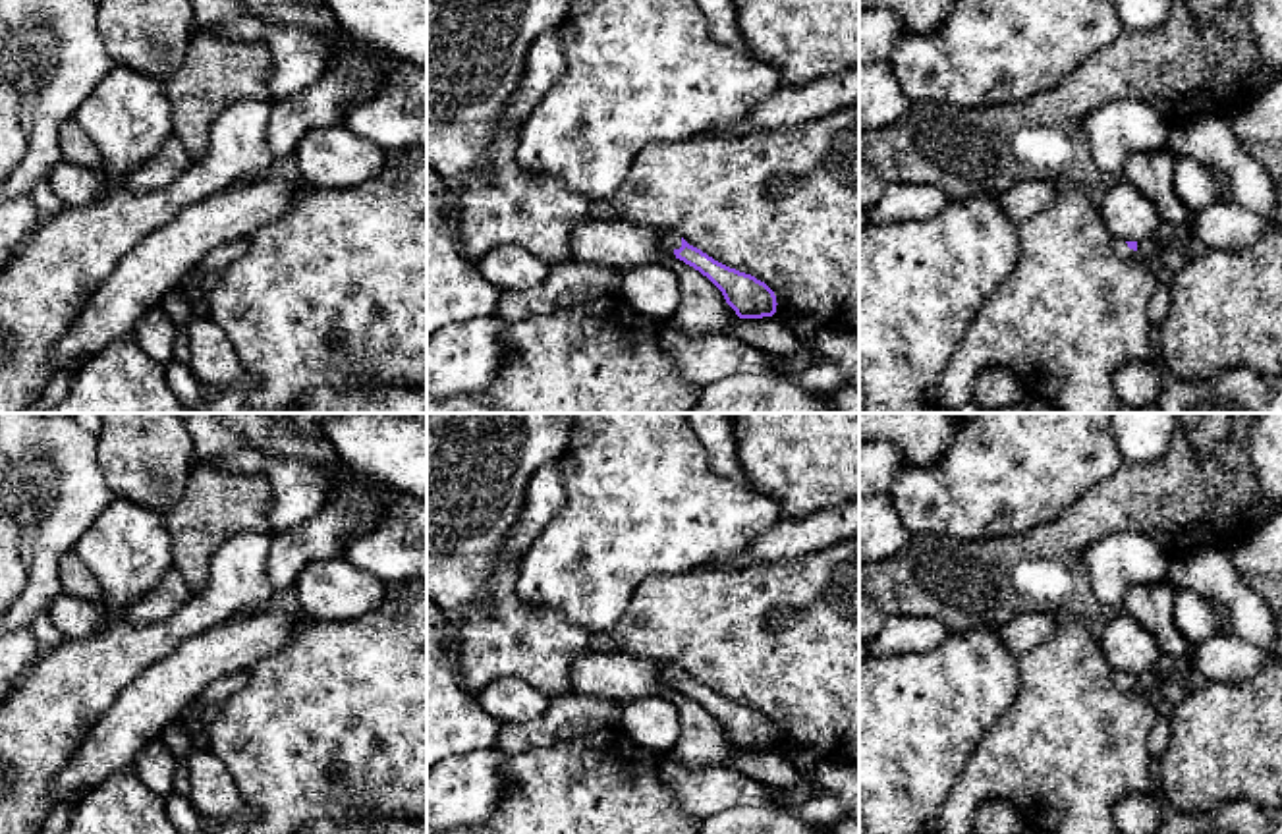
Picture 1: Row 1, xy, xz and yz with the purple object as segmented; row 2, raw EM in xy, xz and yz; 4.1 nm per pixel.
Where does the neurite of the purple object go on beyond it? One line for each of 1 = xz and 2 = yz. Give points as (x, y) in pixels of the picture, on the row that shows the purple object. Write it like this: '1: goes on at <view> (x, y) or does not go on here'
1: goes on at xz (670, 240)
2: goes on at yz (1120, 248)

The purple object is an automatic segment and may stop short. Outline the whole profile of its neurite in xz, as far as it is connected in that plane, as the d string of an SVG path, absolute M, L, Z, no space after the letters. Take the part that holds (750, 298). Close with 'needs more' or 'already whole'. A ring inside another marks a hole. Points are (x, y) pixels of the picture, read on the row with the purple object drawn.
M658 230L658 239L674 251L676 259L707 276L739 319L763 319L776 313L776 295L765 282L714 261L670 230Z | needs more

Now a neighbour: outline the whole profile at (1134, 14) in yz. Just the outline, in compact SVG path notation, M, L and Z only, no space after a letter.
M1112 0L1122 29L1149 31L1162 25L1174 0Z

